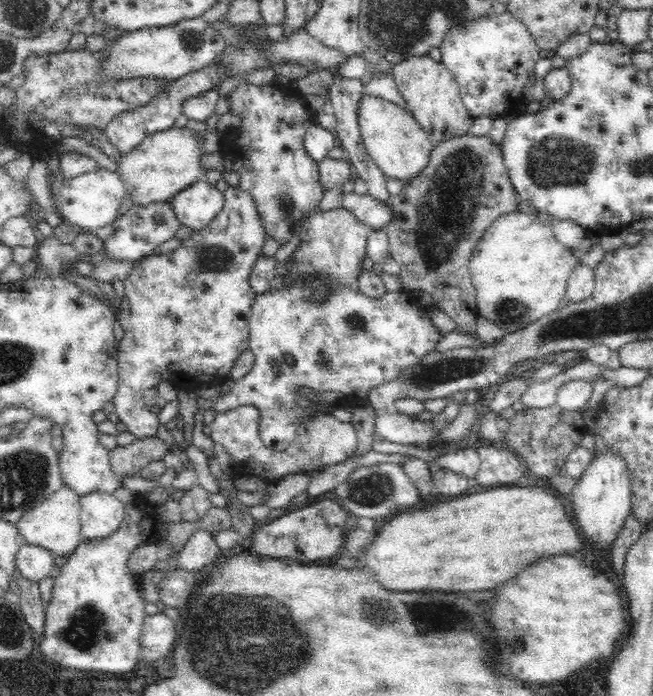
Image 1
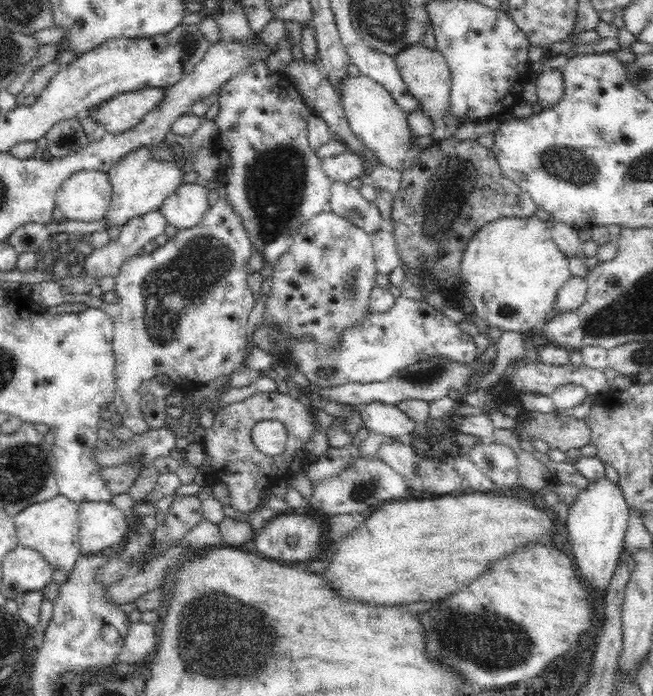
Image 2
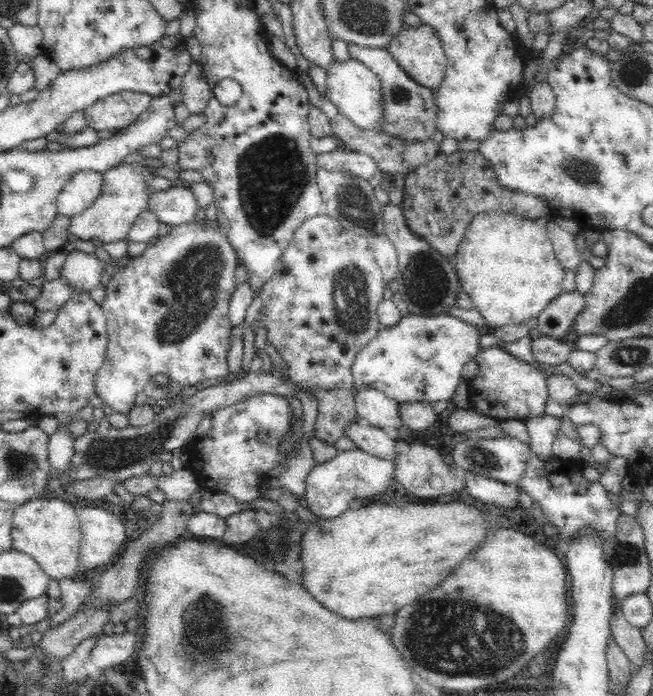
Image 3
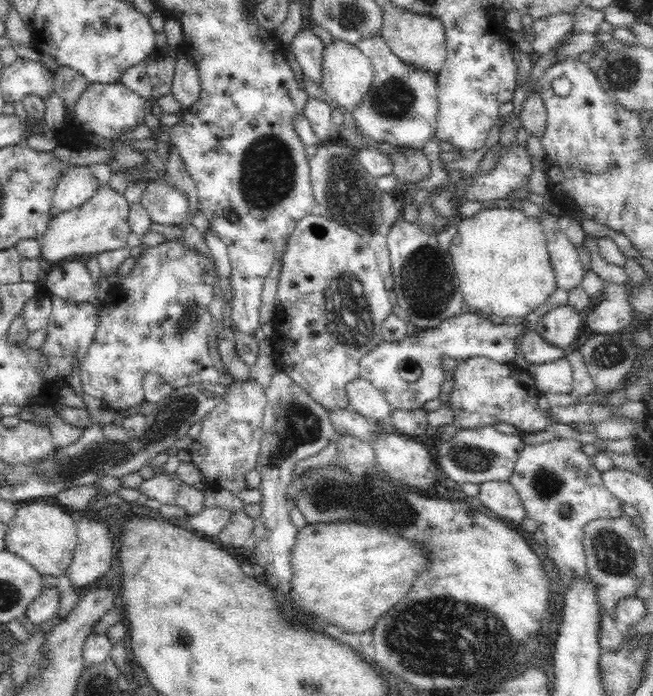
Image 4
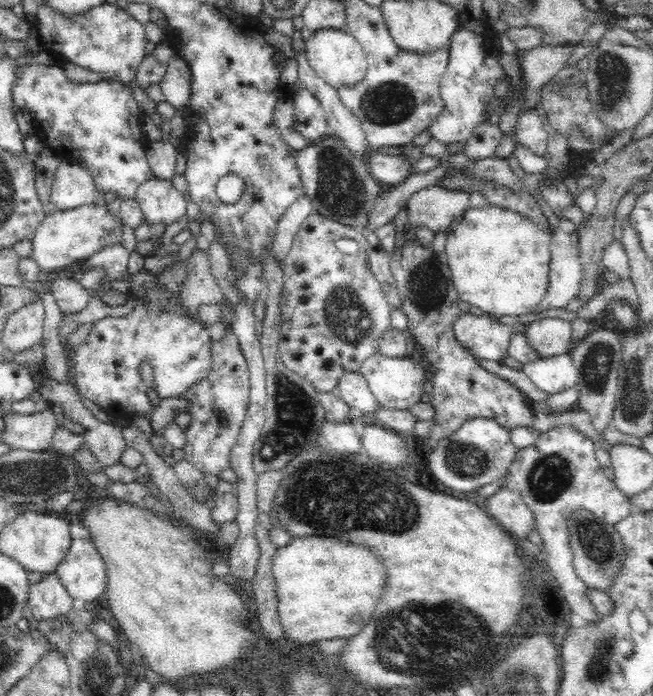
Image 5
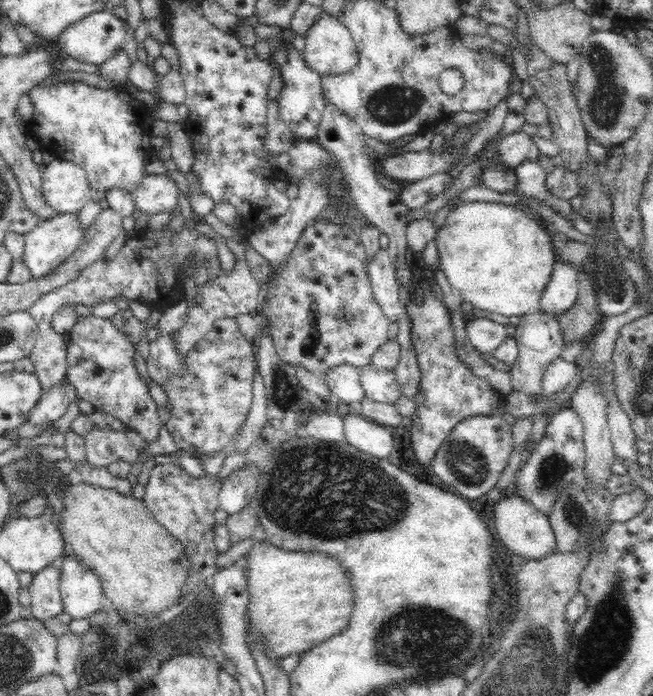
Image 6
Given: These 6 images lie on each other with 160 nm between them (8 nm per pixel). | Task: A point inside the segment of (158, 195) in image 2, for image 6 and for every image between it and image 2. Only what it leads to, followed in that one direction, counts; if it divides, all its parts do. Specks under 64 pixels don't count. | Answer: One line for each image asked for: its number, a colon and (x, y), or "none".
3: (126, 192)
4: (101, 224)
5: (64, 238)
6: (53, 241)

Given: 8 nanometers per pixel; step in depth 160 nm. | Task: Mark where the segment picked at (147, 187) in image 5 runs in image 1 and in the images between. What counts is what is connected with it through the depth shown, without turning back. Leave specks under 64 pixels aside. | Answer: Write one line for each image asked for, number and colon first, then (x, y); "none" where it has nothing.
1: (196, 206)
2: (184, 209)
3: (175, 206)
4: (167, 205)

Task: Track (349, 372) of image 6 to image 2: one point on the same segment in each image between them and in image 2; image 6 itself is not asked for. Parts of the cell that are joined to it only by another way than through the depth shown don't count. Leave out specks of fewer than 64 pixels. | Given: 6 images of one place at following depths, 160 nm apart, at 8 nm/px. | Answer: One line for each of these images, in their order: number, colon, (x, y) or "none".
2: (389, 420)
3: (374, 407)
4: (364, 398)
5: (353, 389)

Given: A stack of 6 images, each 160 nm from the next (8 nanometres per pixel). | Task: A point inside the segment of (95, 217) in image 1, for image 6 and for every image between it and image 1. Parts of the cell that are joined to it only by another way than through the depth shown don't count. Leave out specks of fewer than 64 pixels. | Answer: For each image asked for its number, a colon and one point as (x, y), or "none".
2: (85, 196)
3: (83, 188)
4: (77, 184)
5: (73, 186)
6: (66, 189)

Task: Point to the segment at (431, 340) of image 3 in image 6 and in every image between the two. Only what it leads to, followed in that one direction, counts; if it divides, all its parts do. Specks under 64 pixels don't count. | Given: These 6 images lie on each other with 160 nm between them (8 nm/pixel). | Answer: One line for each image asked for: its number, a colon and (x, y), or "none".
4: (466, 335)
5: (397, 383)
6: (485, 335)

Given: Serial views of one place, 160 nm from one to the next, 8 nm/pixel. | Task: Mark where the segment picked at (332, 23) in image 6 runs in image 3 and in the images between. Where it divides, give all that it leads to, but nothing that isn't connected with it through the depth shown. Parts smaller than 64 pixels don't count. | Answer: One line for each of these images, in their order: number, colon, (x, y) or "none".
3: (356, 91)
4: (348, 75)
5: (336, 56)

